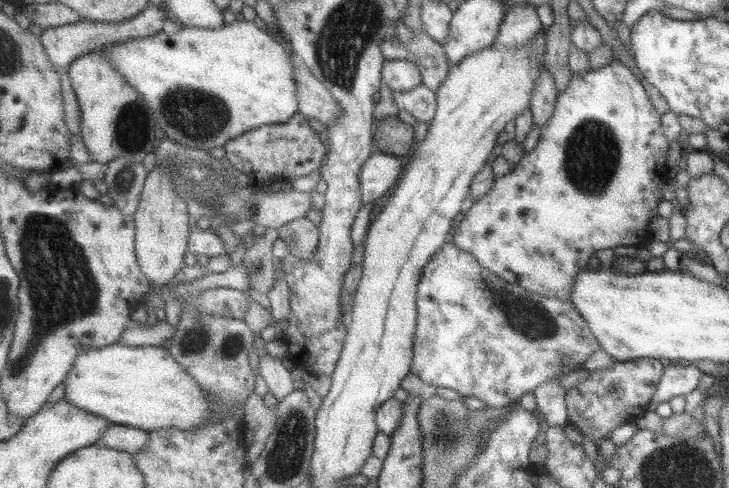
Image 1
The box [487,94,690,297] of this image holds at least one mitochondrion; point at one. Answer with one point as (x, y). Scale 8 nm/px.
(591, 154)

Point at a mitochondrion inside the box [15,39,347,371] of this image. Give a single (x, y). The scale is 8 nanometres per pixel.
(197, 109)

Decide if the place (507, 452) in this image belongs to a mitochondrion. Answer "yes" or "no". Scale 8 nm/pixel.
no

